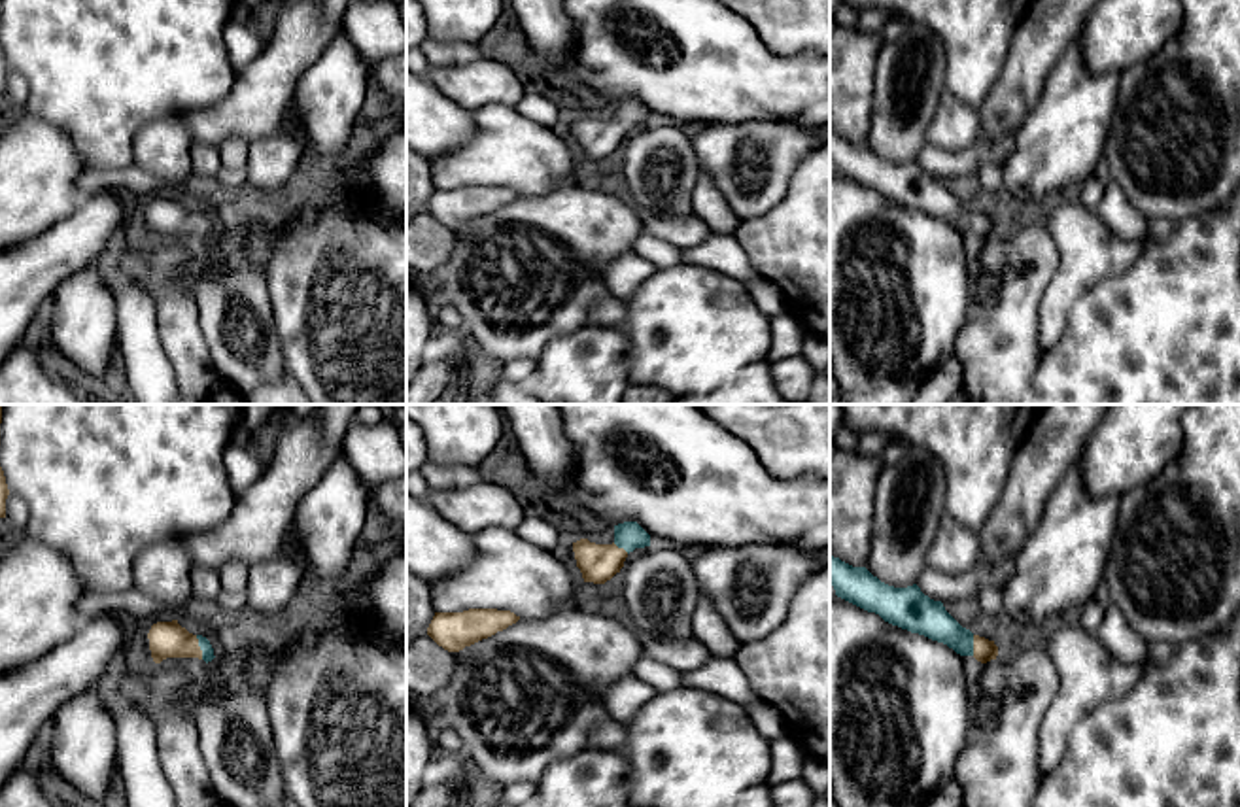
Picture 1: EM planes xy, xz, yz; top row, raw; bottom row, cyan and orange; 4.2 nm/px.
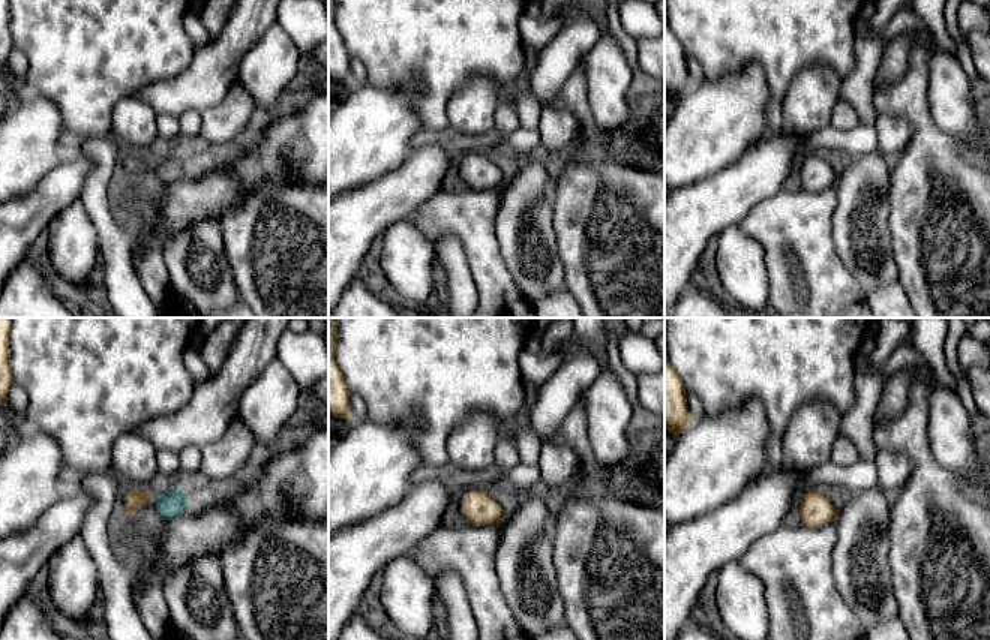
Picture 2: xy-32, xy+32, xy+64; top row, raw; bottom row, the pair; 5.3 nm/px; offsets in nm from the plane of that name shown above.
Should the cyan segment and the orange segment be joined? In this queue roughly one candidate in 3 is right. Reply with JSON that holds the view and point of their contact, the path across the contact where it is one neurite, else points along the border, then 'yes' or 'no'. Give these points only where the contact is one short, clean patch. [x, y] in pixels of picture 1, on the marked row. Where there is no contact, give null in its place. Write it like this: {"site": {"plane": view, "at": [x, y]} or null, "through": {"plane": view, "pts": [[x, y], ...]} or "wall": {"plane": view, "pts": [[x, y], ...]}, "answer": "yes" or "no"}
{"site": {"plane": "xy", "at": [201, 647]}, "through": {"plane": "xy", "pts": [[205, 645], [201, 647], [167, 639]]}, "answer": "yes"}

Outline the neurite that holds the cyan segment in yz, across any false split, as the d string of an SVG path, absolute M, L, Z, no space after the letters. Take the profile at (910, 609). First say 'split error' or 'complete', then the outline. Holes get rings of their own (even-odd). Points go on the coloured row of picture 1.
split error; M830 556L830 584L837 597L879 614L892 626L943 643L960 656L973 656L981 663L998 656L994 641L962 627L941 601L924 595L917 584L888 586L866 567L852 567L834 556Z

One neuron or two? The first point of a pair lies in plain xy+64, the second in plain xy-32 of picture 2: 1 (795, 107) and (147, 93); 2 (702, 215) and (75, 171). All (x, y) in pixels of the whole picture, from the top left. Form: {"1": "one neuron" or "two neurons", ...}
{"1": "two neurons", "2": "one neuron"}

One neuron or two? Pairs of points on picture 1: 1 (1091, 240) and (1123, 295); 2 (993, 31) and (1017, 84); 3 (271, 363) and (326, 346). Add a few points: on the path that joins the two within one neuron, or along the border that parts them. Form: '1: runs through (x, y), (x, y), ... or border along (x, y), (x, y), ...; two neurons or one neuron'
1: border along (1146, 248), (1121, 273), (1099, 280), (1076, 303); two neurons
2: border along (1019, 19), (1004, 68), (985, 97); two neurons
3: border along (273, 316), (282, 344), (282, 361), (290, 373); two neurons

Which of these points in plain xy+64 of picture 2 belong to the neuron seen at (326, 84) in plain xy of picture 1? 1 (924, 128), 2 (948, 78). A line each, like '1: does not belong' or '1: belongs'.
1: does not belong
2: belongs

